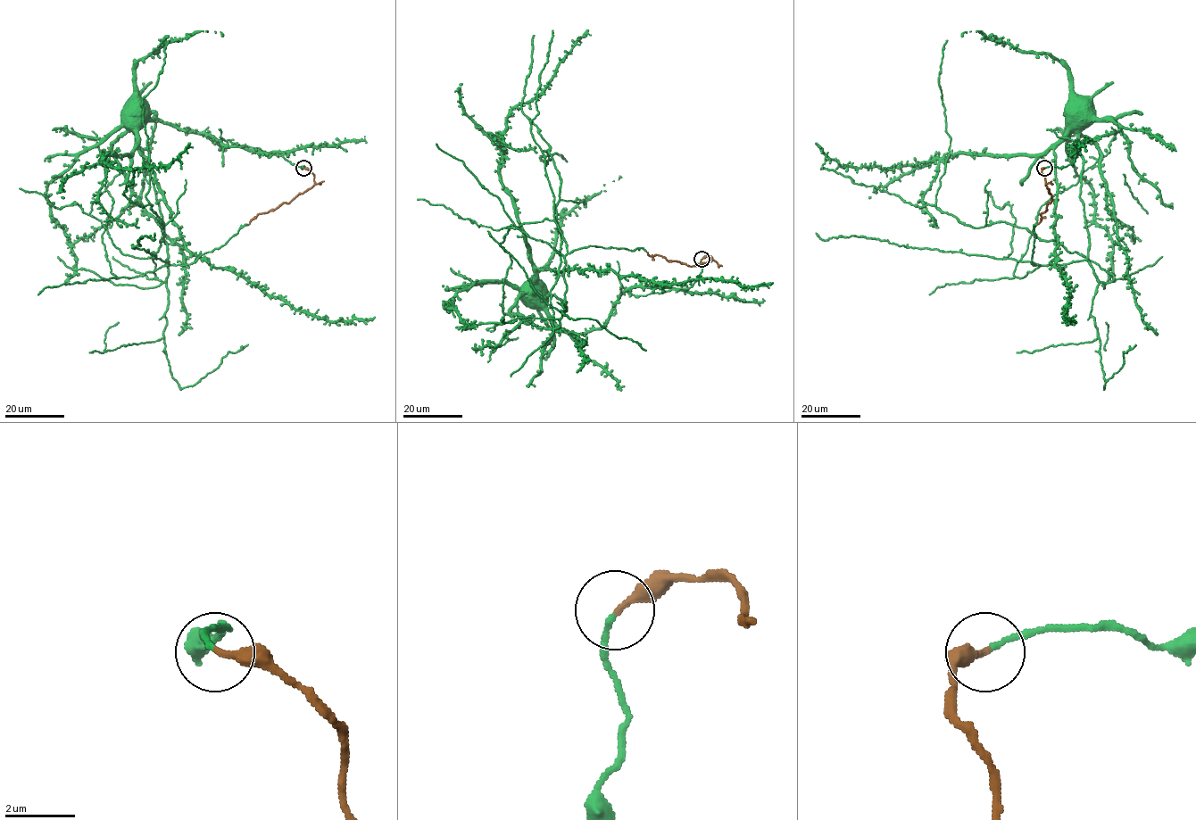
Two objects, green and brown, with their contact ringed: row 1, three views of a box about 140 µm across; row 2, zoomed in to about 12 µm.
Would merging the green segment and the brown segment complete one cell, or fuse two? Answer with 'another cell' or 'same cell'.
same cell

